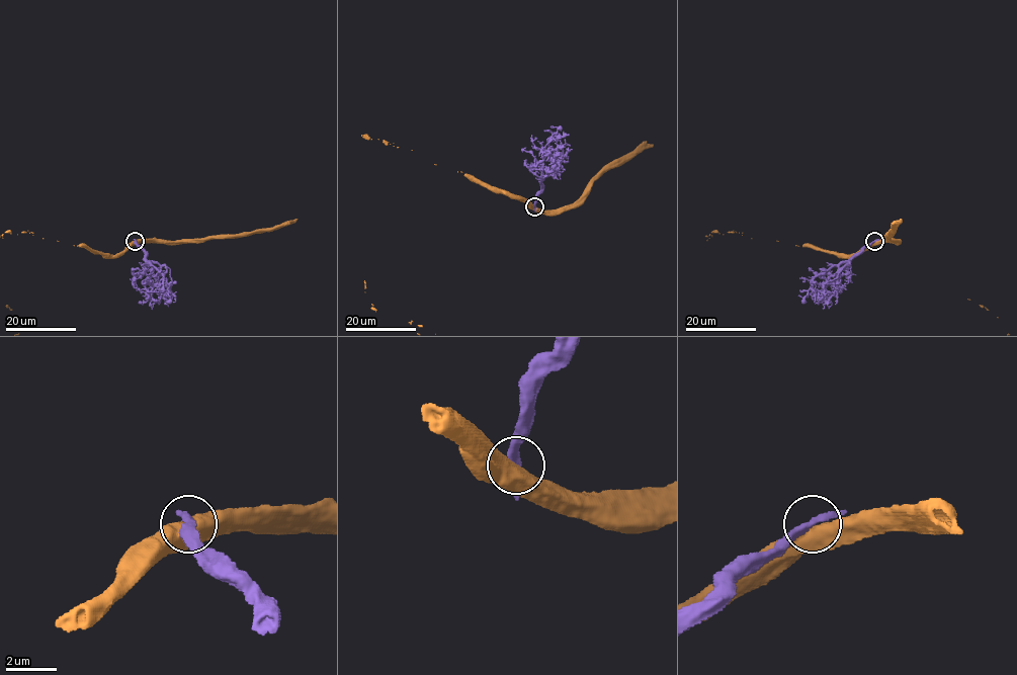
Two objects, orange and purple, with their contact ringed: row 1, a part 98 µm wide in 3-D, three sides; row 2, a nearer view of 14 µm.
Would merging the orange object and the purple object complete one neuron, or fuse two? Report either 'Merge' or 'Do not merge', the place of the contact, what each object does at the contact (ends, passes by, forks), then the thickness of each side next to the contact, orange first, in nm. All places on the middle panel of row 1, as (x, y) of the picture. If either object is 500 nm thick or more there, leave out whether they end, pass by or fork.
Do not merge. Place: (534, 206). Thickness 500 nm (orange) against 320 nm

